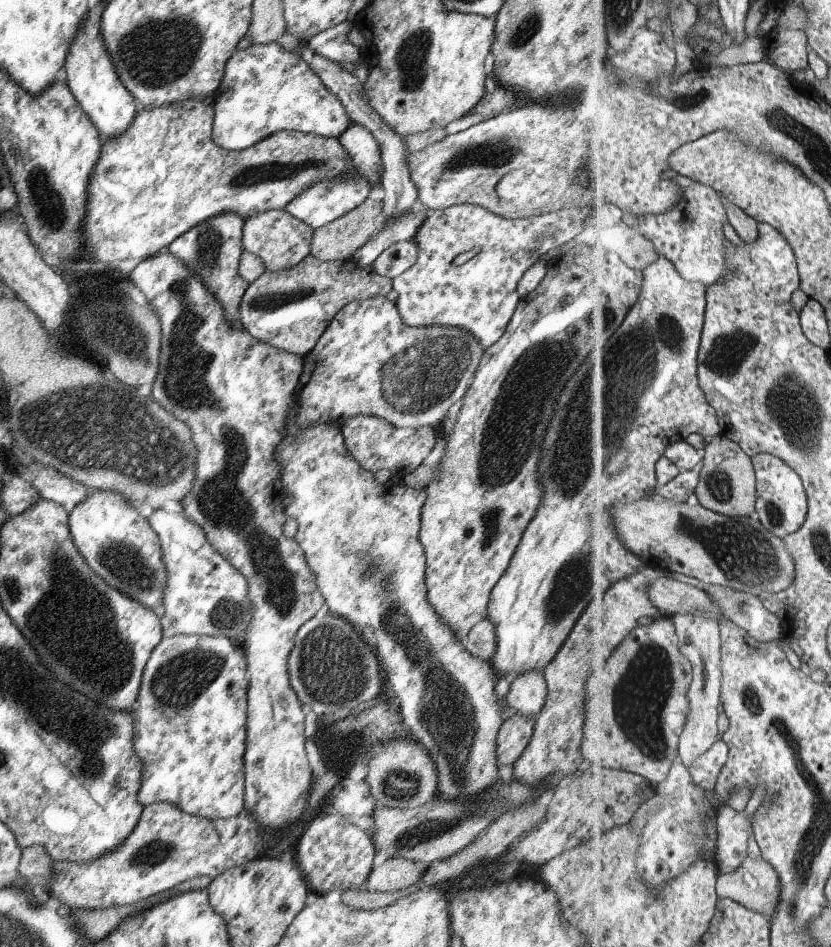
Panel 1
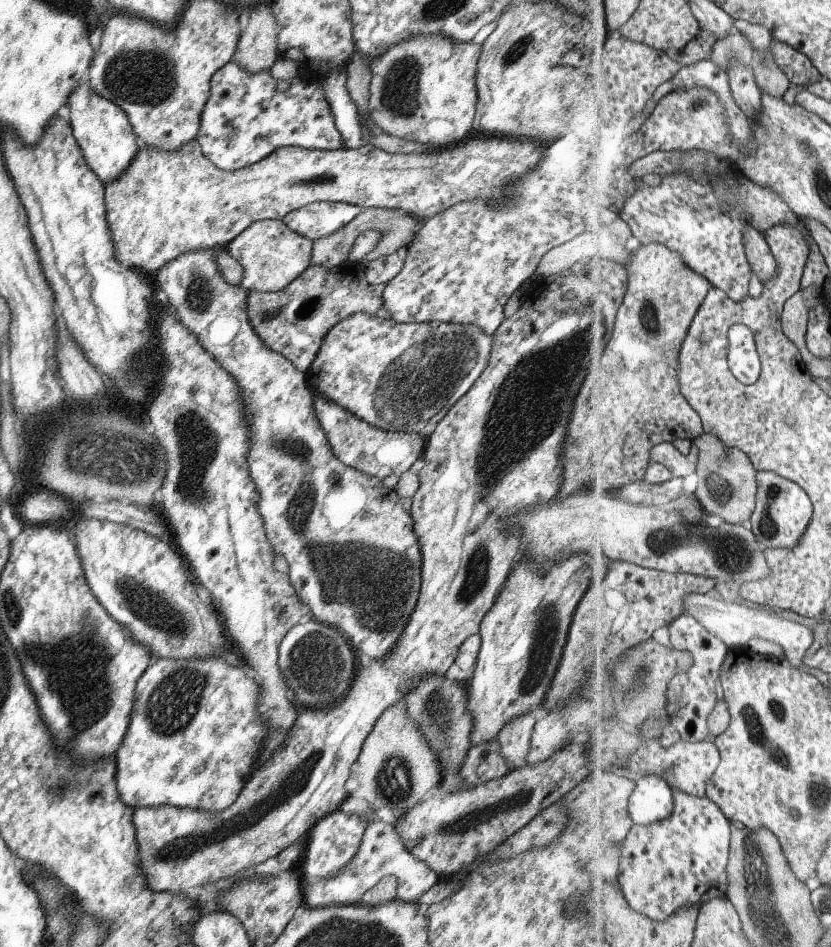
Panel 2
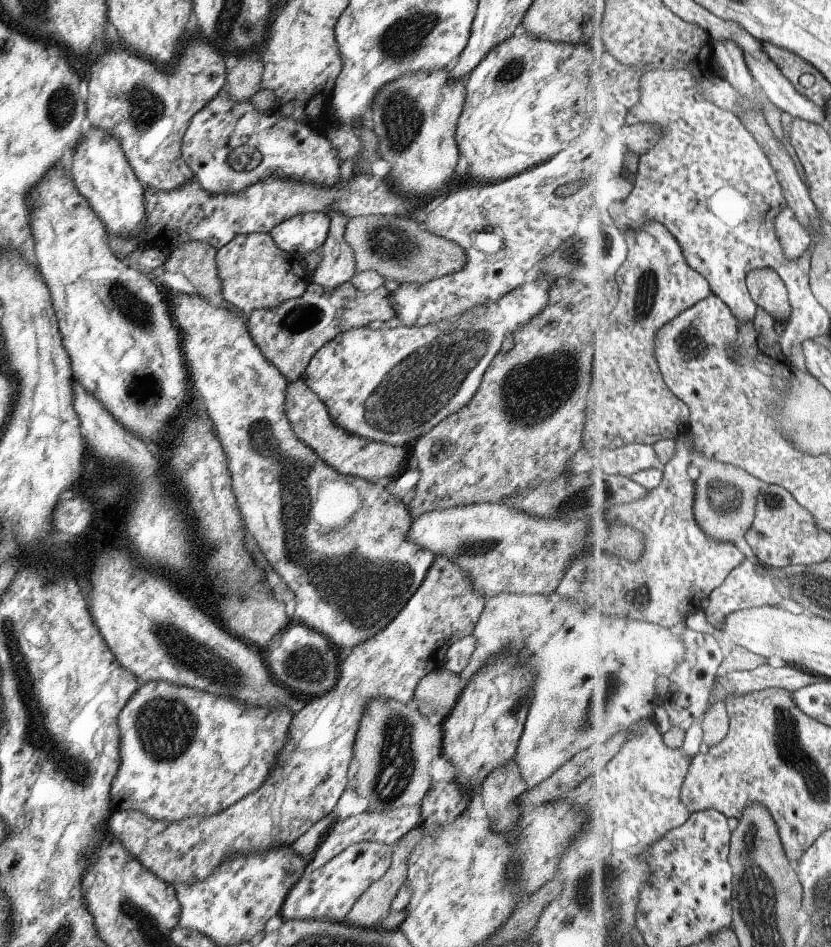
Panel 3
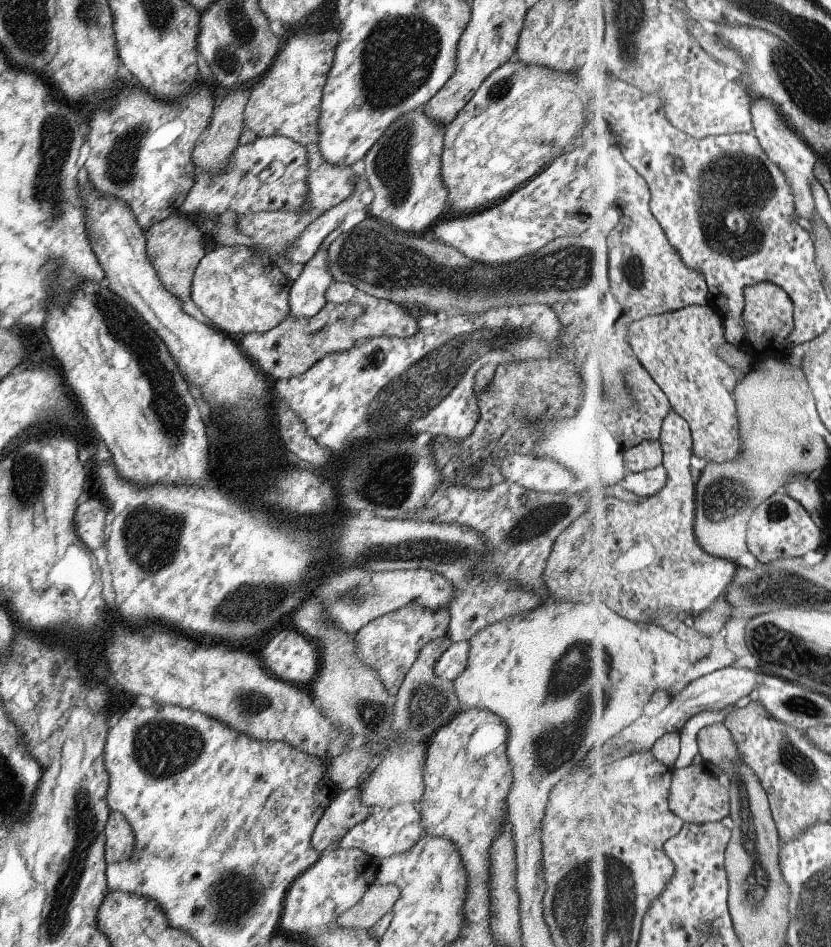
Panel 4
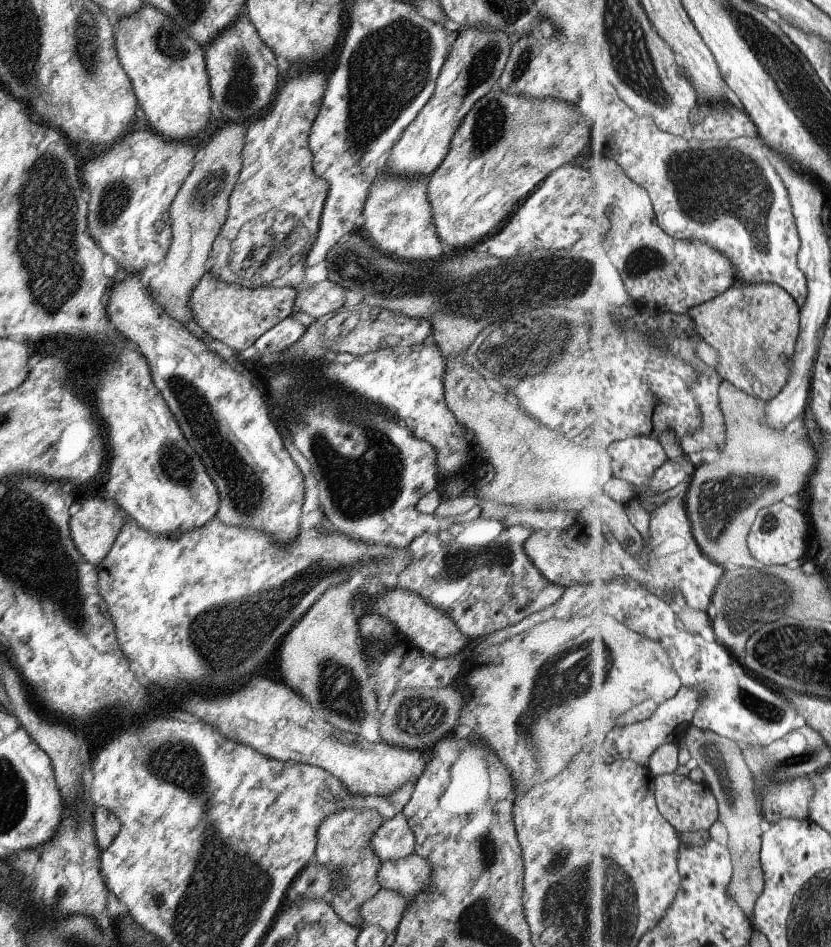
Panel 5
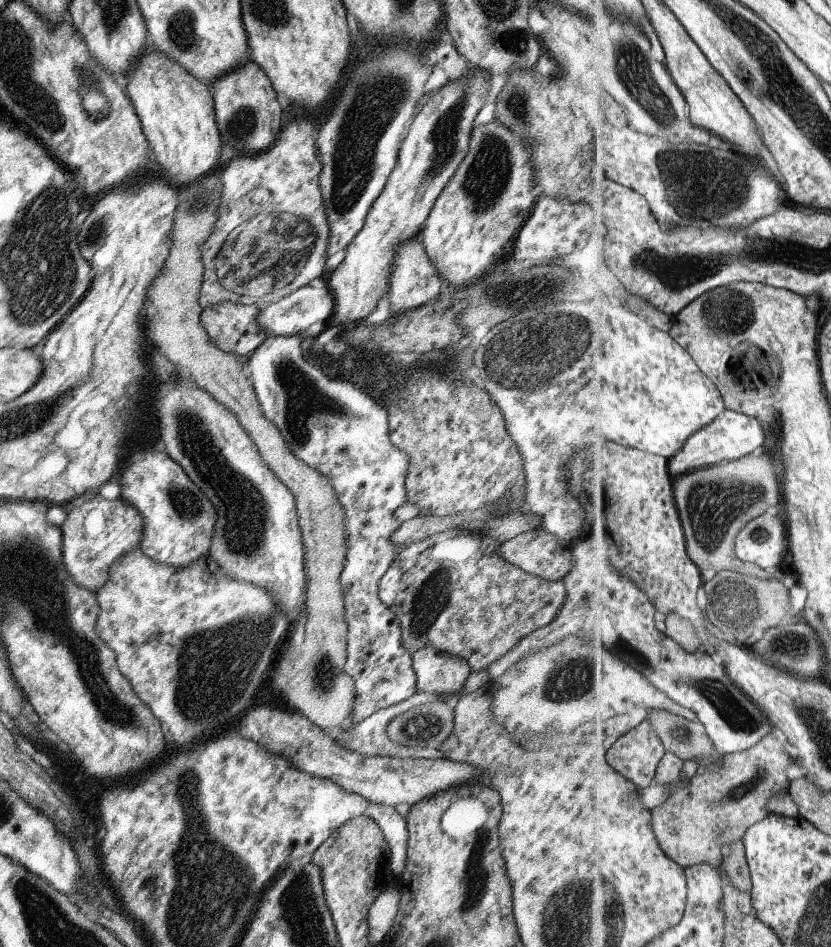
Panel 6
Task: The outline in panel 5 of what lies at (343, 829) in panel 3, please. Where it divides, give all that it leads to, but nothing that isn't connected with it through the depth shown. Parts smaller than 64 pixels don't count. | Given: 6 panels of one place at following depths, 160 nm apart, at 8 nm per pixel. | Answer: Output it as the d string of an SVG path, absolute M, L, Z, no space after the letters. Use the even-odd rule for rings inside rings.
M402 810L378 824L369 835L368 848L382 863L409 856L414 852L415 837Z

